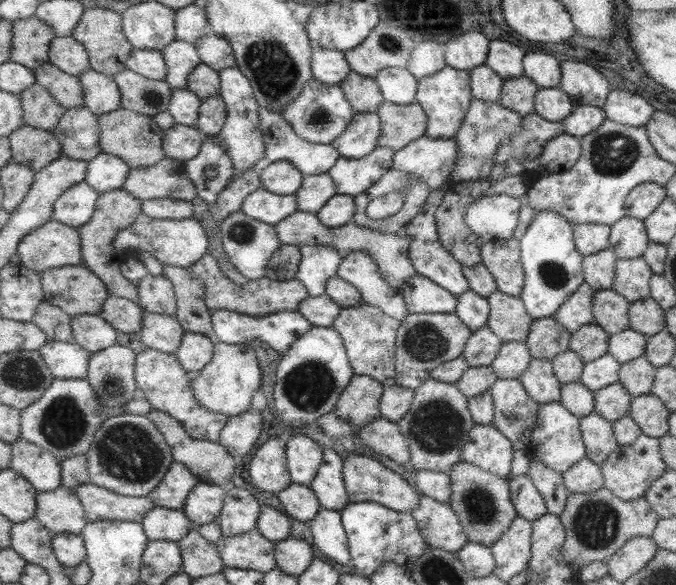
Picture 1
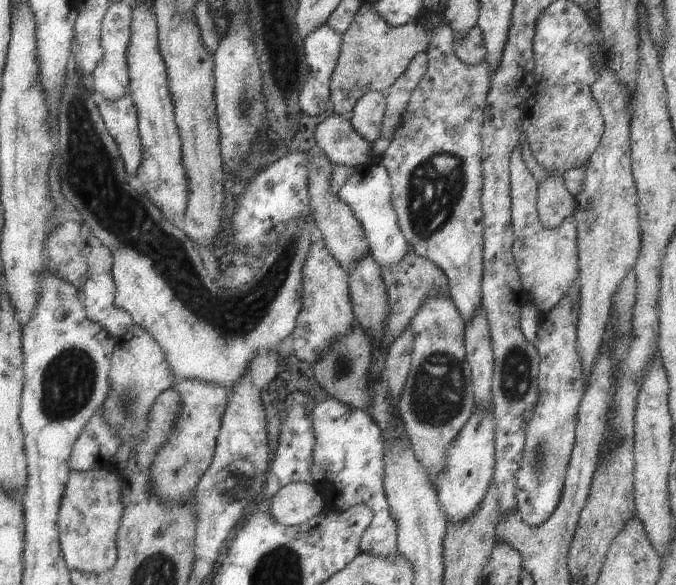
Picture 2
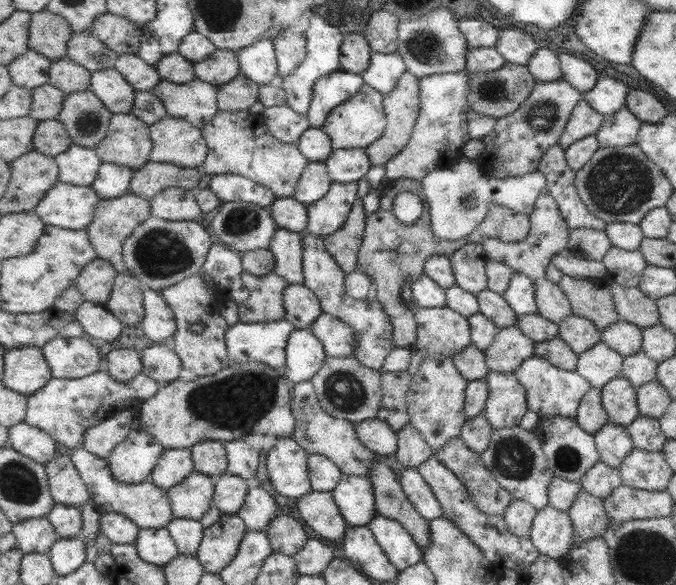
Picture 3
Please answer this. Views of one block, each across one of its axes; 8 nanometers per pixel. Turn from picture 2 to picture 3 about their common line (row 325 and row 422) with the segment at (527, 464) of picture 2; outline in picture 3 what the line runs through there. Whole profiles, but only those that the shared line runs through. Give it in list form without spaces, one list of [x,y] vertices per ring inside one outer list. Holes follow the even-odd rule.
[[[553,416],[543,418],[541,421],[543,449],[556,477],[565,478],[571,482],[581,482],[586,473],[594,468],[600,461],[600,453],[595,436],[585,431],[576,421],[576,418]]]

